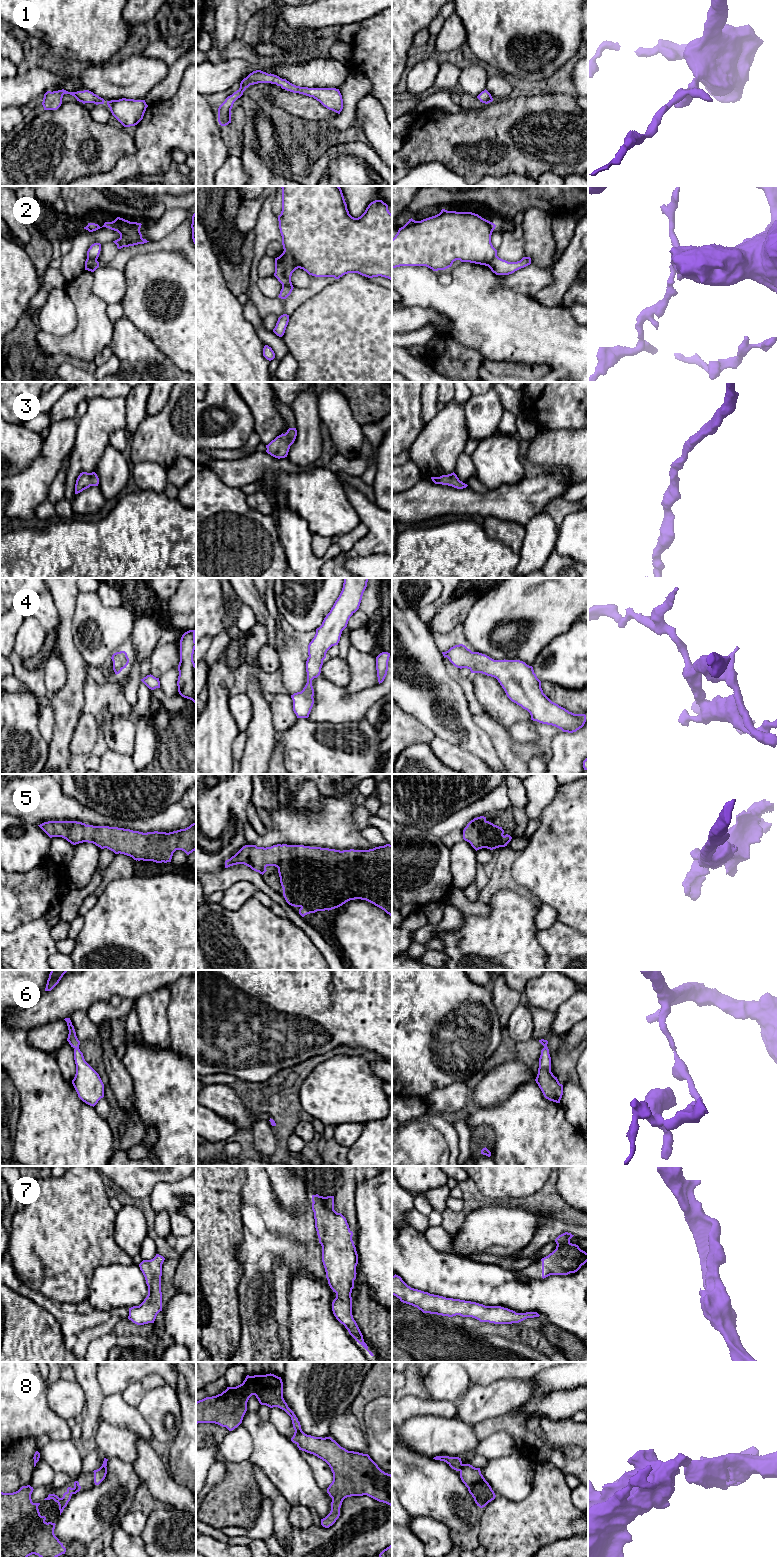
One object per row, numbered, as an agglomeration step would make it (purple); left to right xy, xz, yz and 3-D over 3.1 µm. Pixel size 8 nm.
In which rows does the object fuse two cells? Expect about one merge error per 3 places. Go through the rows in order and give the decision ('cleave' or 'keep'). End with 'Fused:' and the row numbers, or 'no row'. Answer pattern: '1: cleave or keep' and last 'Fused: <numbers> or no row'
1: keep
2: cleave
3: keep
4: keep
5: keep
6: keep
7: keep
8: keep
Fused: 2

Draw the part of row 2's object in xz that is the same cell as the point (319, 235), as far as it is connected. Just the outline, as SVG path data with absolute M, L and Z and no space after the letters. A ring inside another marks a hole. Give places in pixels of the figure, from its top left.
M281 186L282 211L278 216L283 253L275 258L274 276L282 286L293 287L292 273L300 268L315 277L339 279L348 273L362 276L385 277L392 280L392 214L382 200L371 202L358 218L349 214L339 186ZM293 287L294 288L294 287Z

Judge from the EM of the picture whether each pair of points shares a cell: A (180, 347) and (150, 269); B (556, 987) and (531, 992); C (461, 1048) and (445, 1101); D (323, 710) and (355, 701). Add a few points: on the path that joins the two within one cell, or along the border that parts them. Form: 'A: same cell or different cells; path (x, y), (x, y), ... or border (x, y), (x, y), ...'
A: same cell; path (160, 327), (143, 311), (140, 301), (142, 289)
B: same cell; path (550, 990), (548, 992), (537, 992)
C: different cells; border (464, 1082), (452, 1082), (428, 1094)
D: same cell; path (331, 707), (347, 707)

